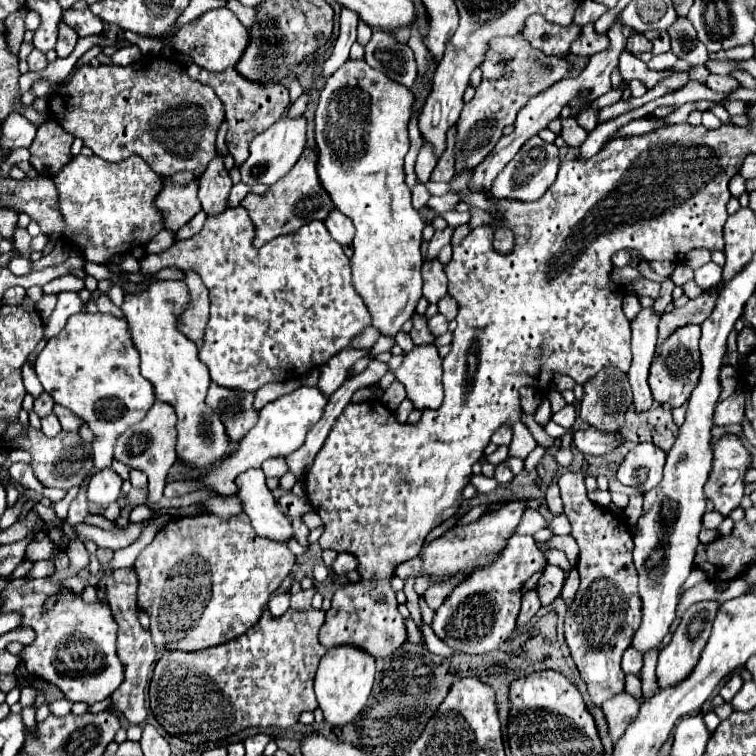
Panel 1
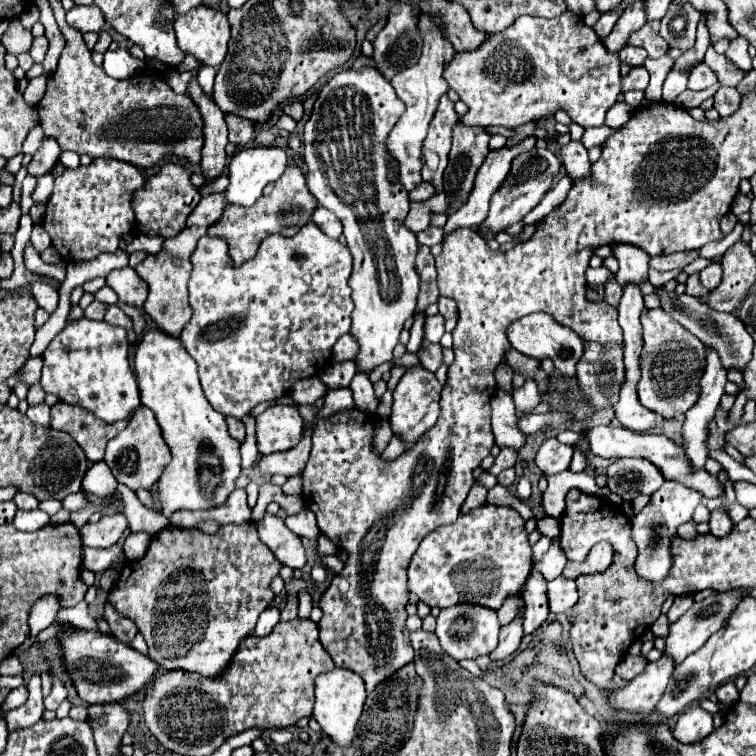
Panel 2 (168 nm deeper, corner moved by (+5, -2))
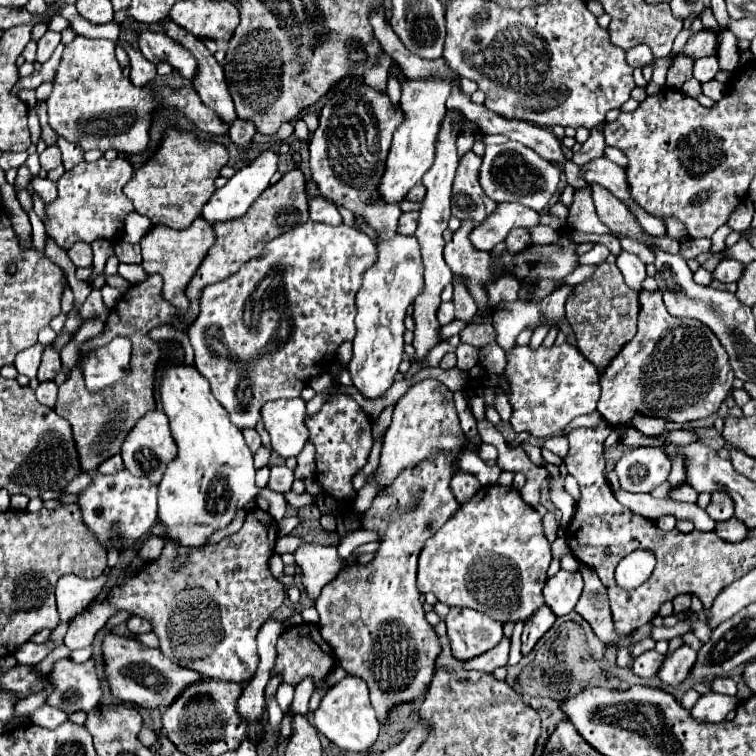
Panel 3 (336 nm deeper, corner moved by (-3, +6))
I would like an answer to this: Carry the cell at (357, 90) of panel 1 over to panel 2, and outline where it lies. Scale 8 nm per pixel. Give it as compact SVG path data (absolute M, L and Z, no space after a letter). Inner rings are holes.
M364 67L360 71L356 69L348 69L348 71L342 71L342 73L336 73L318 93L318 99L314 103L314 111L308 119L308 123L304 125L304 161L306 161L306 181L308 181L308 189L310 193L318 199L318 205L326 207L328 211L332 211L344 225L344 237L348 241L348 249L352 253L352 275L348 279L350 283L350 289L352 289L352 301L354 301L354 311L352 311L352 329L350 333L358 339L360 343L360 353L356 355L356 365L360 371L372 371L374 367L386 363L386 361L392 361L392 349L396 347L398 343L398 337L400 337L400 331L404 327L404 321L410 319L416 311L416 297L418 297L418 271L416 271L416 253L418 253L418 239L416 239L416 233L410 231L408 227L404 227L404 219L408 215L408 205L410 205L410 199L408 199L408 191L402 187L402 185L396 185L396 181L388 181L388 173L392 171L392 157L388 157L388 147L384 145L384 141L388 139L388 133L392 131L392 127L396 125L396 121L400 119L400 115L404 113L404 103L396 97L390 81L386 81L374 67Z

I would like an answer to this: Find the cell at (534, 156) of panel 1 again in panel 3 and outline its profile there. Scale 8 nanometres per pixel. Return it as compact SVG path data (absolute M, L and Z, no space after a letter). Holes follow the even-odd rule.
M516 203L498 205L492 213L490 221L478 225L470 233L470 241L478 251L492 251L498 243L506 239L506 235L516 227L536 227L540 223L540 215L532 209Z

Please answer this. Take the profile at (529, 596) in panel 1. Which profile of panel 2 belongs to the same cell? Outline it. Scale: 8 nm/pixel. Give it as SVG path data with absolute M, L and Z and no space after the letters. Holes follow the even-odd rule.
M516 615L516 617L512 619L512 623L508 623L508 625L504 625L504 627L500 629L500 643L498 643L498 647L490 653L490 659L492 659L492 661L506 659L508 655L512 655L512 653L518 649L520 639L522 639L522 635L524 635L522 623L524 623L524 615Z

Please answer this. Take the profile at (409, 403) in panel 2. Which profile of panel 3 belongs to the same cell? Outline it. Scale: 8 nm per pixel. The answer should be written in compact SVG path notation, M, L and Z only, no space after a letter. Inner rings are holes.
M426 379L408 389L408 393L394 405L392 425L384 437L380 463L376 471L368 477L368 483L376 483L380 491L384 491L406 467L418 465L420 461L430 459L432 455L444 451L456 451L464 445L464 435L460 429L460 421L454 409L452 391L440 381Z

